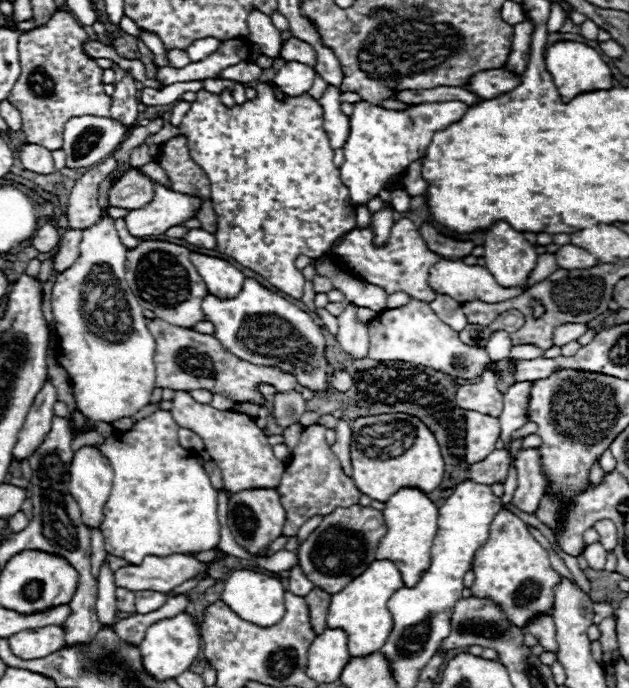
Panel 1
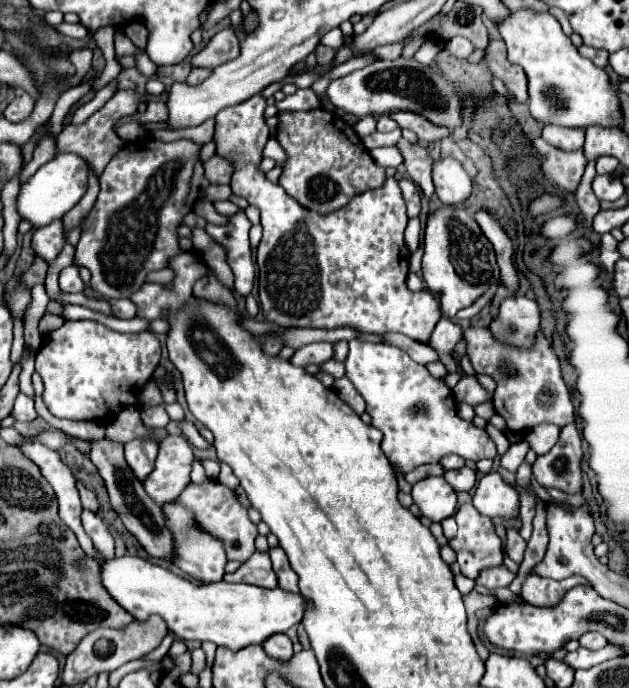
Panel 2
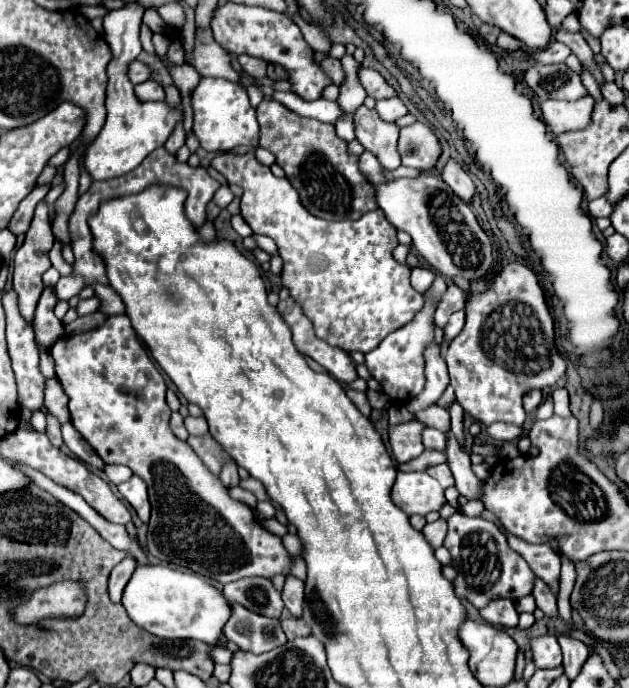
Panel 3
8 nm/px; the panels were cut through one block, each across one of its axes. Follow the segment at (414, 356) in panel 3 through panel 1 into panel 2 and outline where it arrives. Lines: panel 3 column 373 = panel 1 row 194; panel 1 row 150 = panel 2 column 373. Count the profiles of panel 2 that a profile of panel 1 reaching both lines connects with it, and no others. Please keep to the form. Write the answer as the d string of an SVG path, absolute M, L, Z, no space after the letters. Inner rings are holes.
M350 340L350 352L344 366L346 366L346 376L352 380L354 388L366 400L366 412L372 416L372 426L384 434L382 440L384 454L388 456L390 464L400 466L404 474L408 474L408 470L416 466L440 462L440 458L446 454L458 454L474 462L482 458L492 460L496 456L496 446L488 438L486 430L476 428L472 422L466 422L456 414L456 402L452 398L450 388L444 384L444 380L432 378L426 366L414 362L404 350L392 344L370 344L370 342Z

